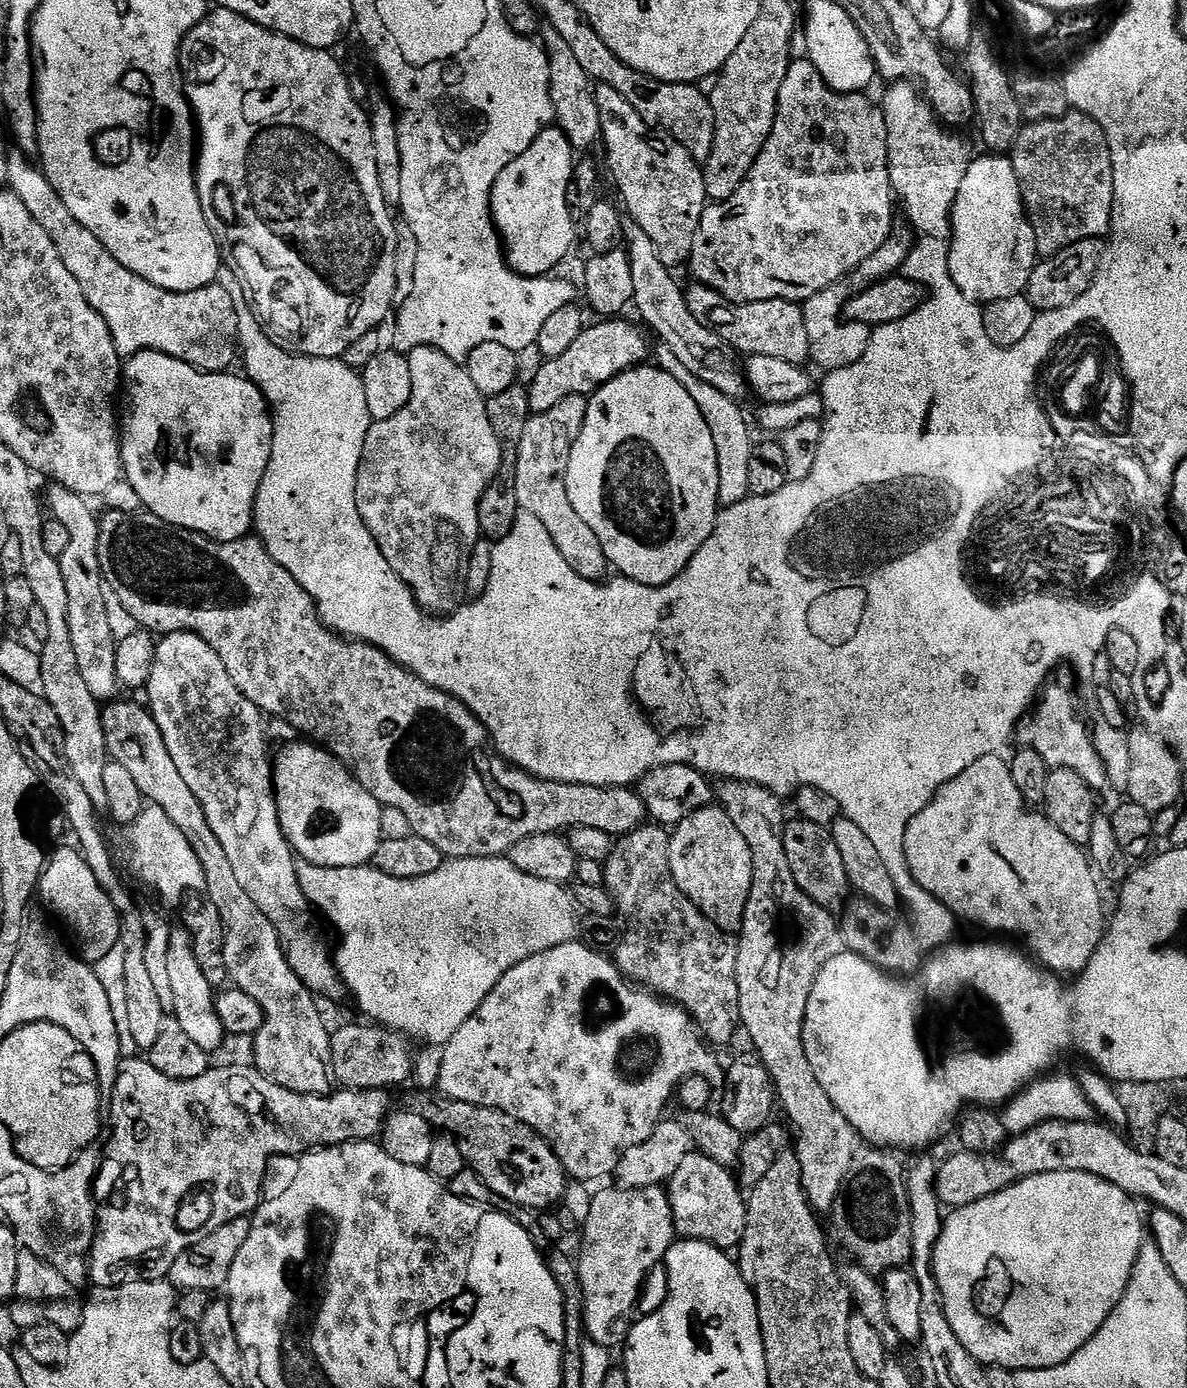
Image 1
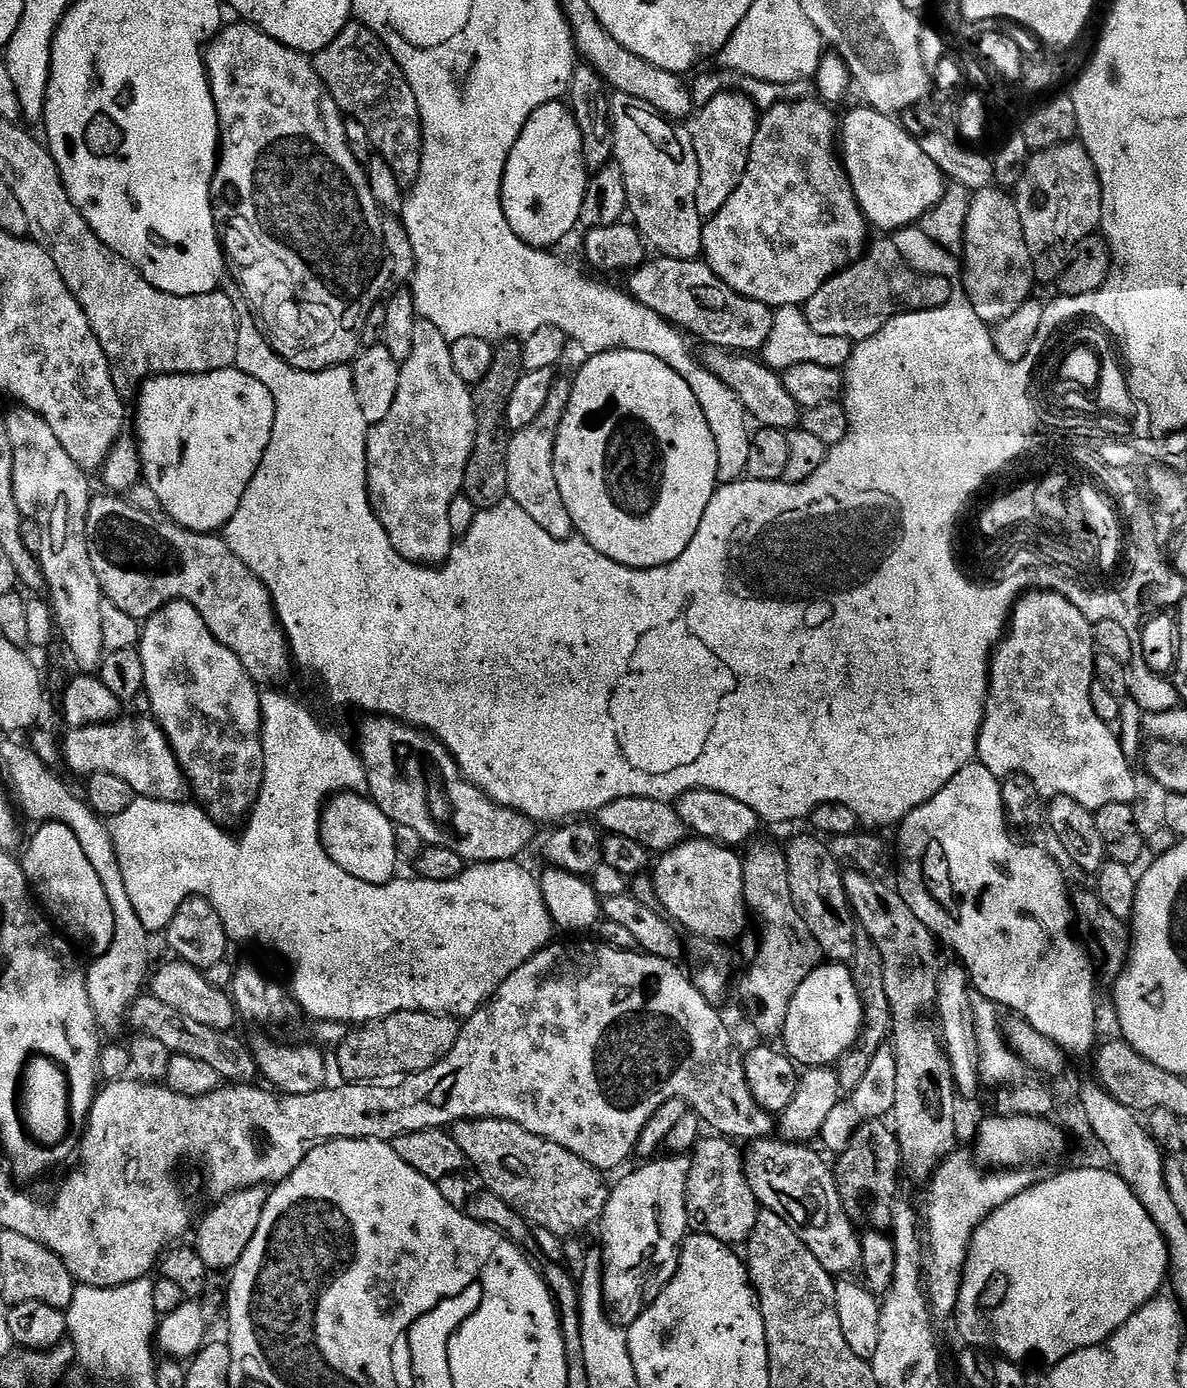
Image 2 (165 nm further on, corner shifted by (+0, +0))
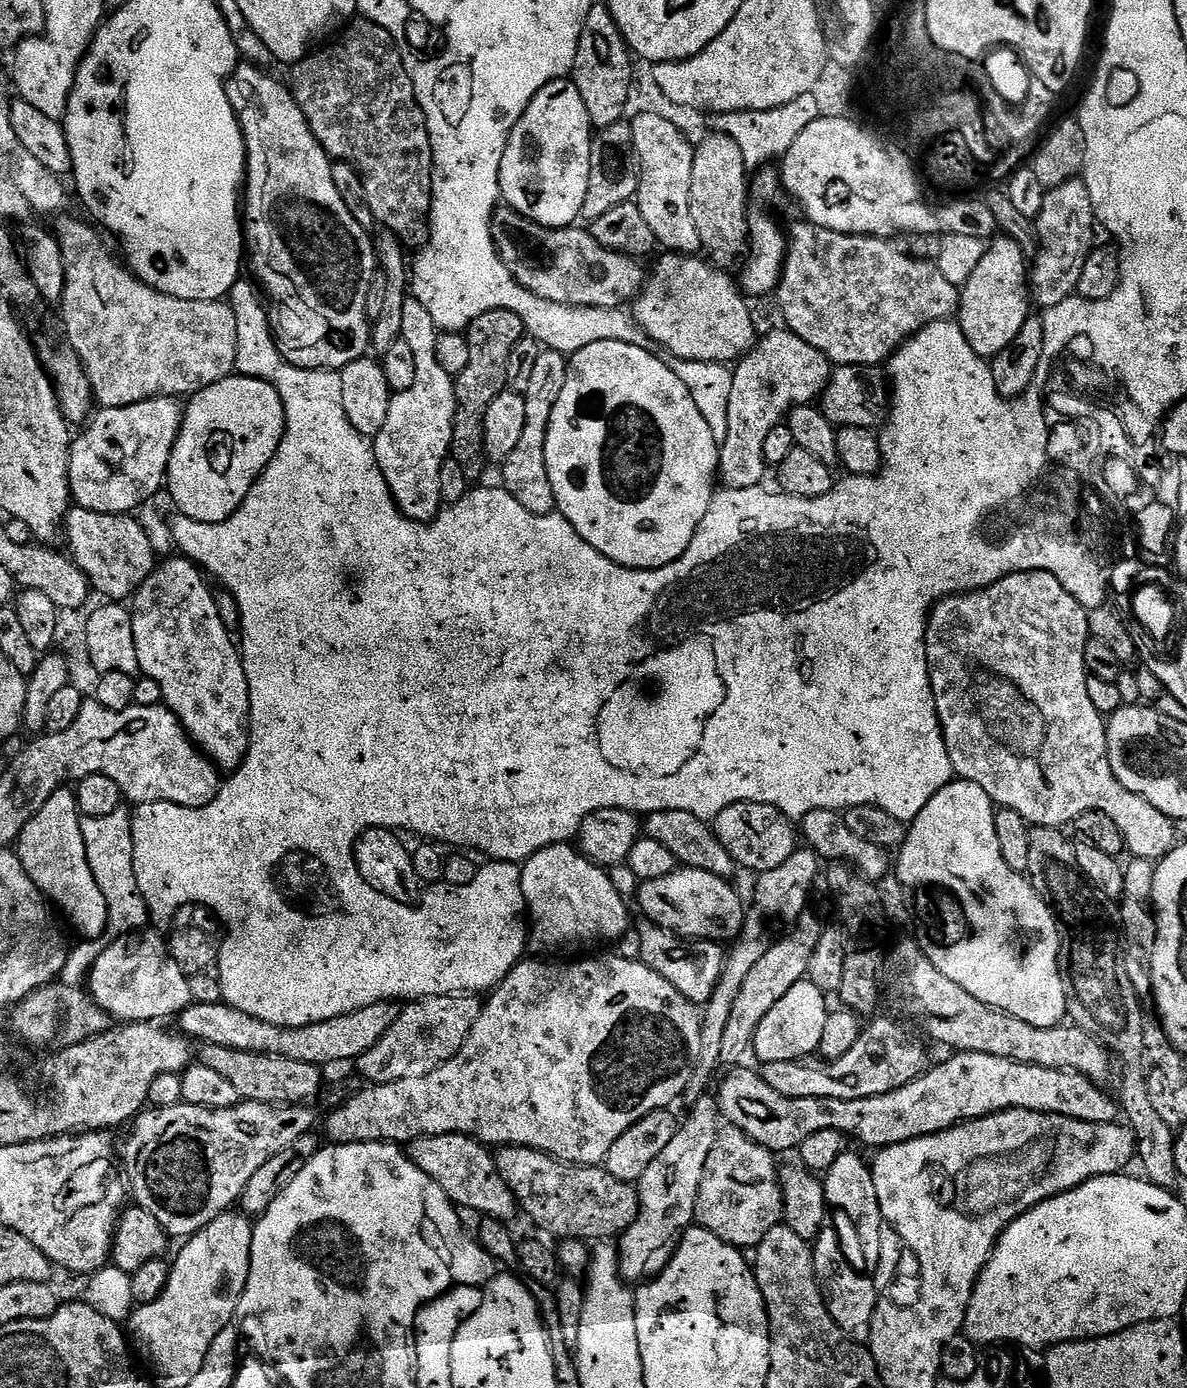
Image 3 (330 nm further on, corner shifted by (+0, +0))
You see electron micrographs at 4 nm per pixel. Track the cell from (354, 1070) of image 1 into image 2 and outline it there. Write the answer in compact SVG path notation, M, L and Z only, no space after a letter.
M395 1012L381 1020L353 1027L334 1049L341 1081L350 1084L392 1082L397 1078L425 1072L446 1058L458 1042L461 1021L455 1016L435 1016L432 1012Z

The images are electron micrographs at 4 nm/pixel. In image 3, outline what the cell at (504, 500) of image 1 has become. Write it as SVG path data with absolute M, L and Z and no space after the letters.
M490 310L482 314L482 318L474 321L466 330L470 346L470 362L466 370L462 370L462 374L455 377L456 413L450 457L462 466L469 482L479 481L476 479L484 472L486 410L490 410L490 402L494 402L494 398L498 398L498 394L502 394L508 388L506 361L510 359L510 350L514 350L514 346L525 334L522 318L518 318L518 314L510 310Z

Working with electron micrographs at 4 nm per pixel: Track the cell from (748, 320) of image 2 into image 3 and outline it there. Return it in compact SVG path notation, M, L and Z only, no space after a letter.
M507 206L497 207L492 214L492 240L496 244L506 270L510 270L510 274L522 287L538 294L538 298L546 298L562 306L619 308L640 295L640 289L643 288L646 279L646 268L640 265L643 263L639 259L606 250L592 237L591 231L584 229L583 232L580 226L544 228Z

